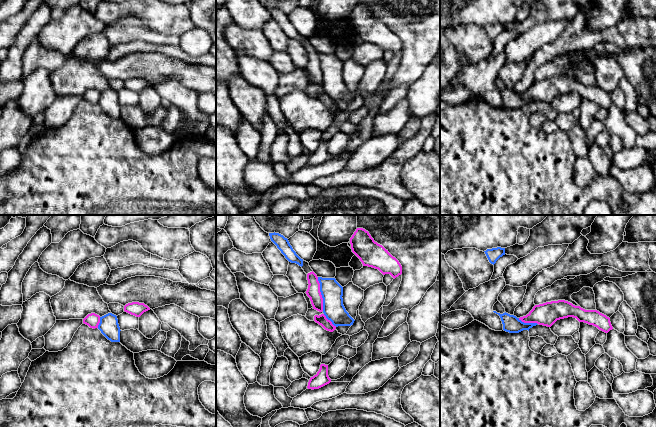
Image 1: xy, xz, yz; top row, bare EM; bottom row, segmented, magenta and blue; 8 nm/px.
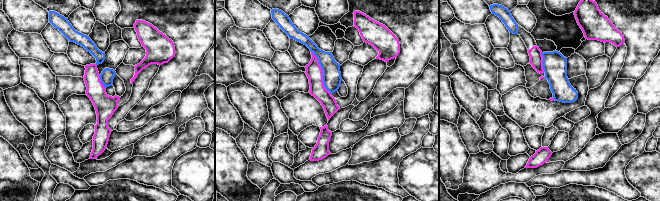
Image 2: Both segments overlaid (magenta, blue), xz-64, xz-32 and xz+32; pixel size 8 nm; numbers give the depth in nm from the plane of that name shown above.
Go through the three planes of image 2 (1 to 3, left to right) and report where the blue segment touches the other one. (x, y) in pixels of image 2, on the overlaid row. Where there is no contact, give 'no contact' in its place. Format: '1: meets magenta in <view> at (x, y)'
1: meets magenta in xz-64 at (101, 82)
2: meets magenta in xz-32 at (322, 72)
3: meets magenta in xz+32 at (542, 62)

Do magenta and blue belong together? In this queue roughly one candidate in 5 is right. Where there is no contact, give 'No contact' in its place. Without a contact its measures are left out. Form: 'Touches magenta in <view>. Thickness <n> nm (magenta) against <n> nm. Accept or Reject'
Touches magenta in xz. Thickness 110 nm (magenta) against 170 nm. Reject

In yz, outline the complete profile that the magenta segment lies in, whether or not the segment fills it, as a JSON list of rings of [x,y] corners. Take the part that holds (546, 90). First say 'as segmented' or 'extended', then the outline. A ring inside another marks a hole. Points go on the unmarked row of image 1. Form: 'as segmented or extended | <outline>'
as segmented | [[[565,76],[535,81],[526,92],[520,93],[519,96],[524,99],[537,99],[551,103],[557,96],[568,93],[593,101],[605,109],[613,105],[610,94],[606,91],[597,86],[585,86]]]

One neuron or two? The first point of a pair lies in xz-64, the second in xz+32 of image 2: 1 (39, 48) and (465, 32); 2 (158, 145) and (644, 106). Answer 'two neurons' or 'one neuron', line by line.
1: one neuron
2: one neuron

